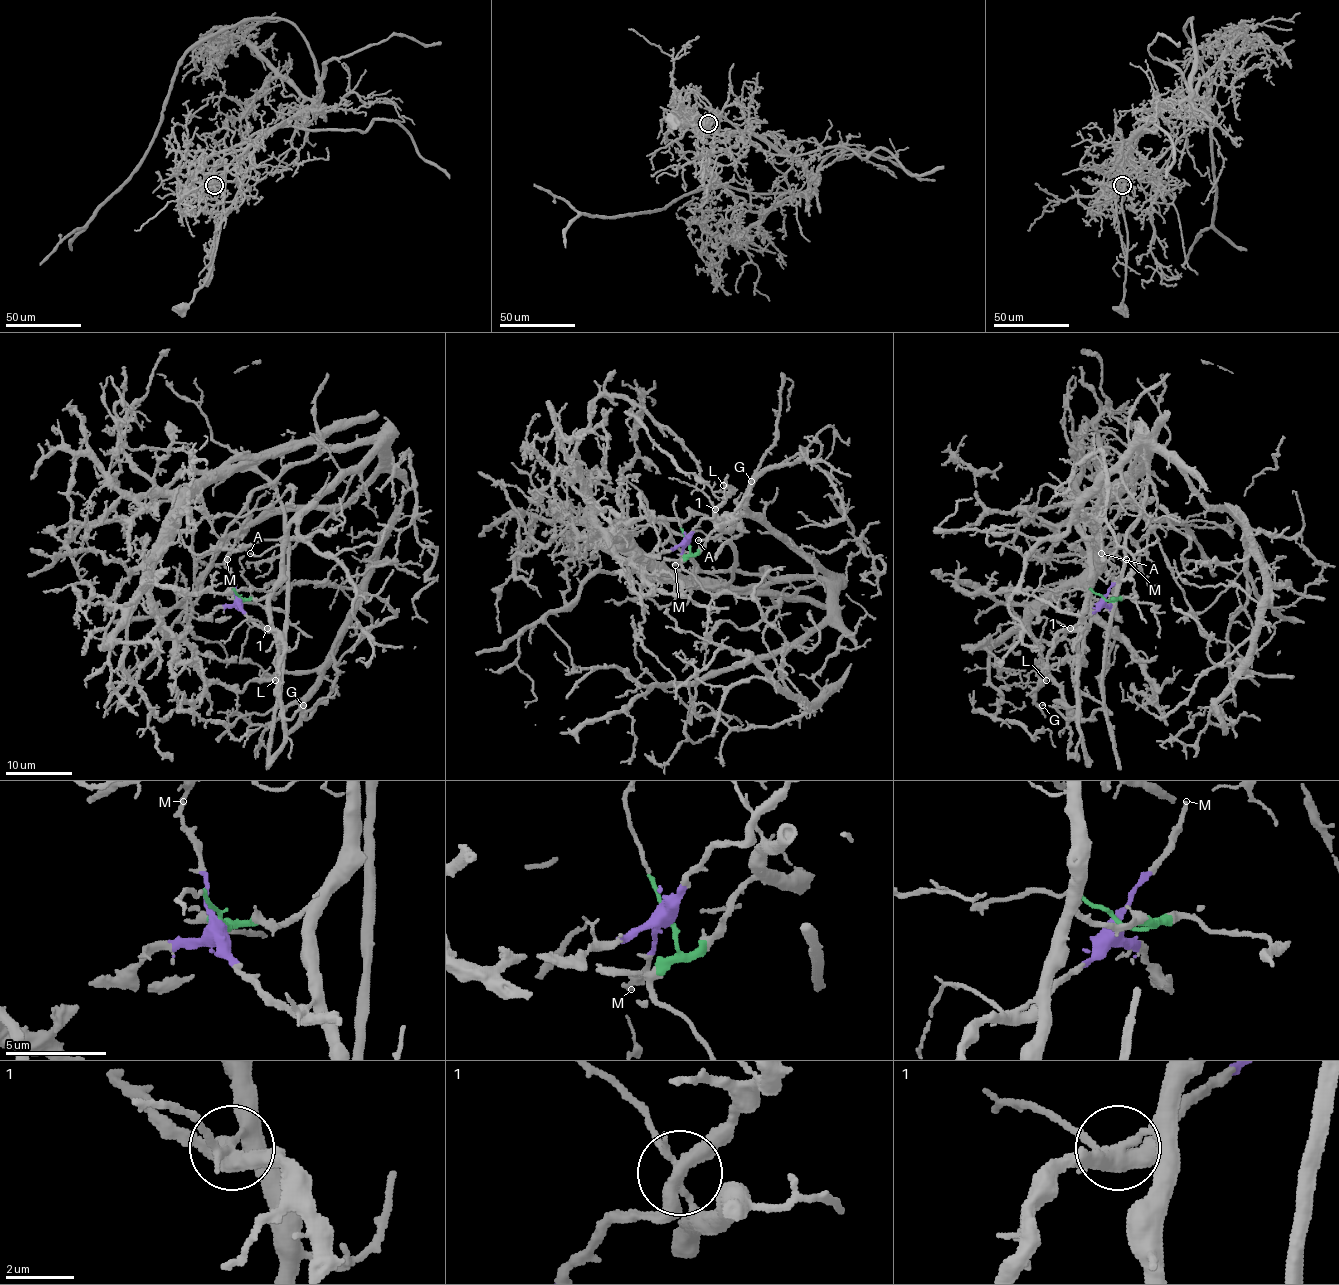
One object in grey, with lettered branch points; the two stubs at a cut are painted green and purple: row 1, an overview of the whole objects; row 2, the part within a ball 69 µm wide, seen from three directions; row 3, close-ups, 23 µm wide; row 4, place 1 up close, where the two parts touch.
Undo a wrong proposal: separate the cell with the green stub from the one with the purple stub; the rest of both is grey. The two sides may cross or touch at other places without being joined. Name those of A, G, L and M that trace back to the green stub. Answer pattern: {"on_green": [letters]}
{"on_green": ["A", "G"]}

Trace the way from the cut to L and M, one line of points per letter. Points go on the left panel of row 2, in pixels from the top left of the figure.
L: (239, 598), (239, 608), (256, 624), (274, 629), (282, 639), (284, 651), (276, 679)
M: (239, 598), (226, 565), (228, 560)

